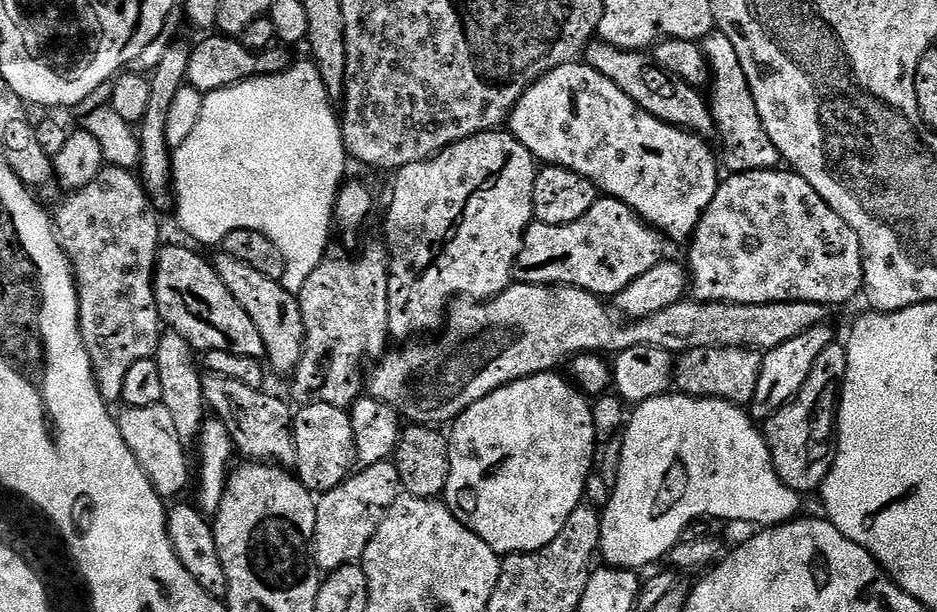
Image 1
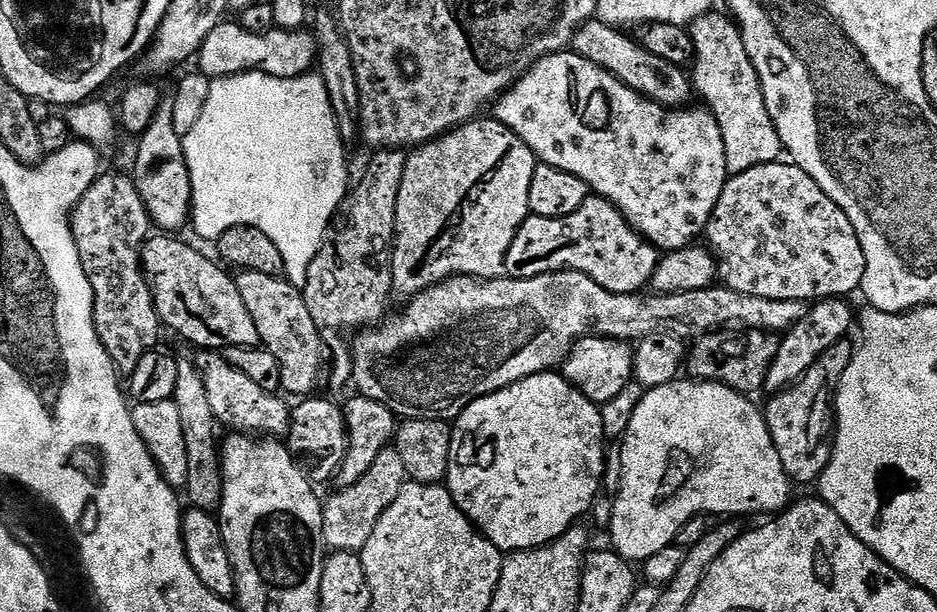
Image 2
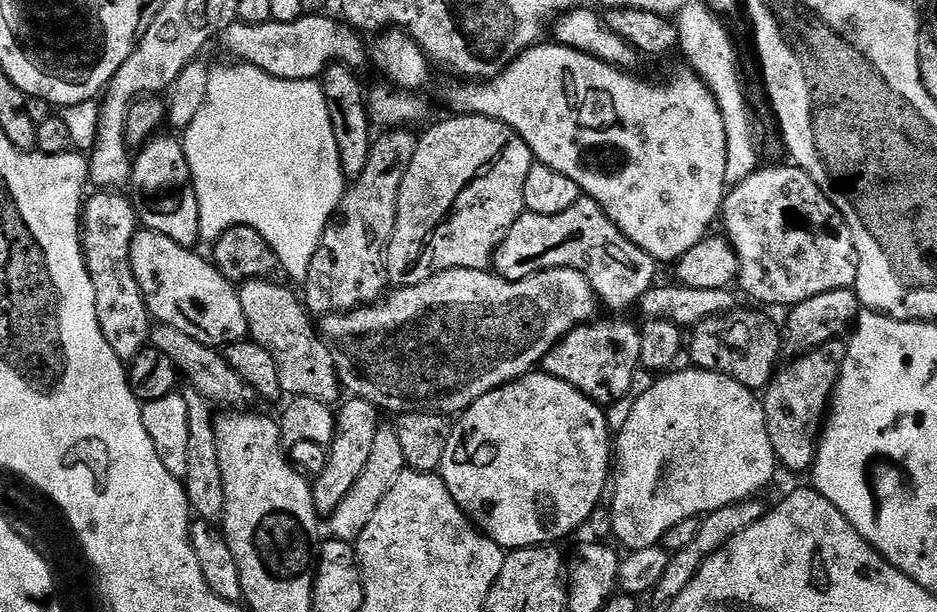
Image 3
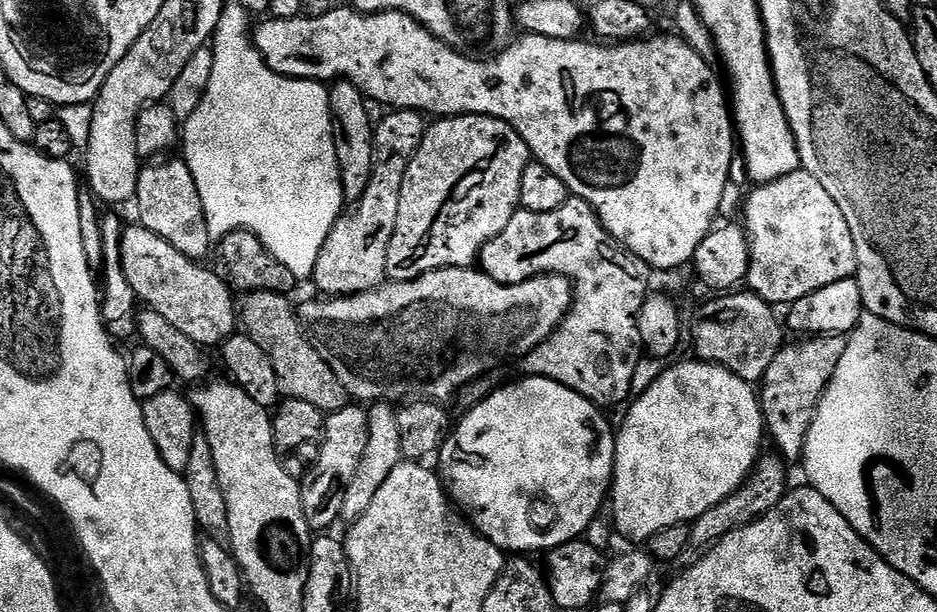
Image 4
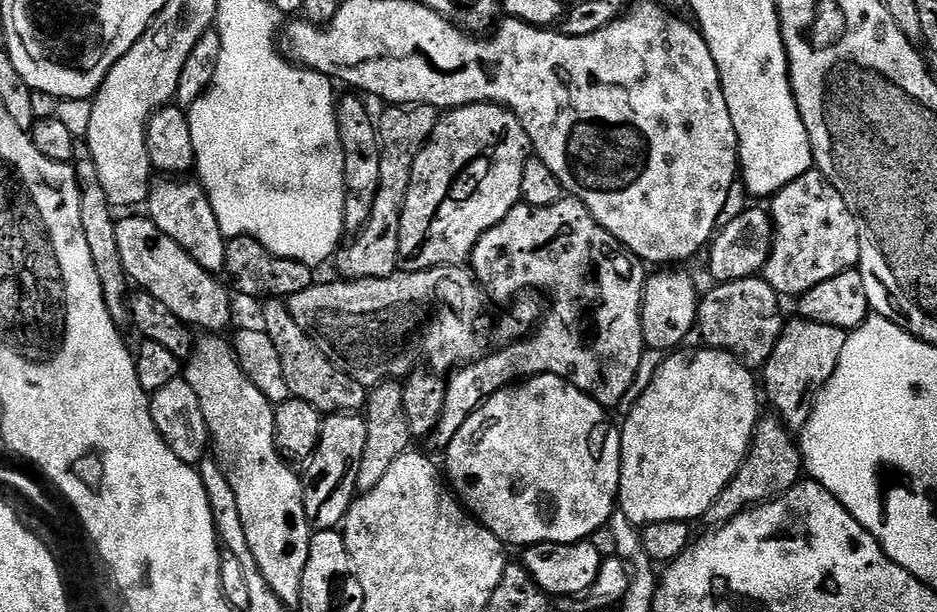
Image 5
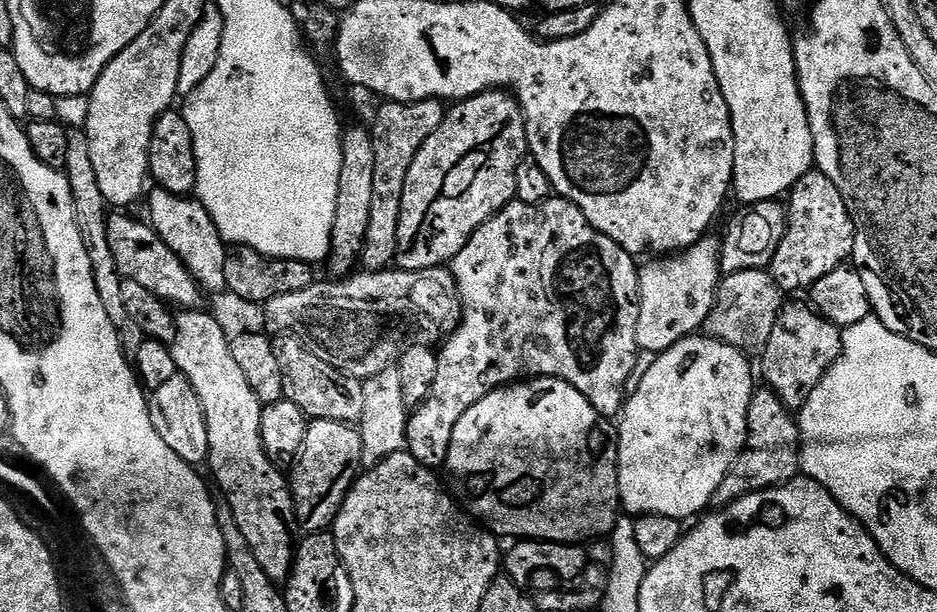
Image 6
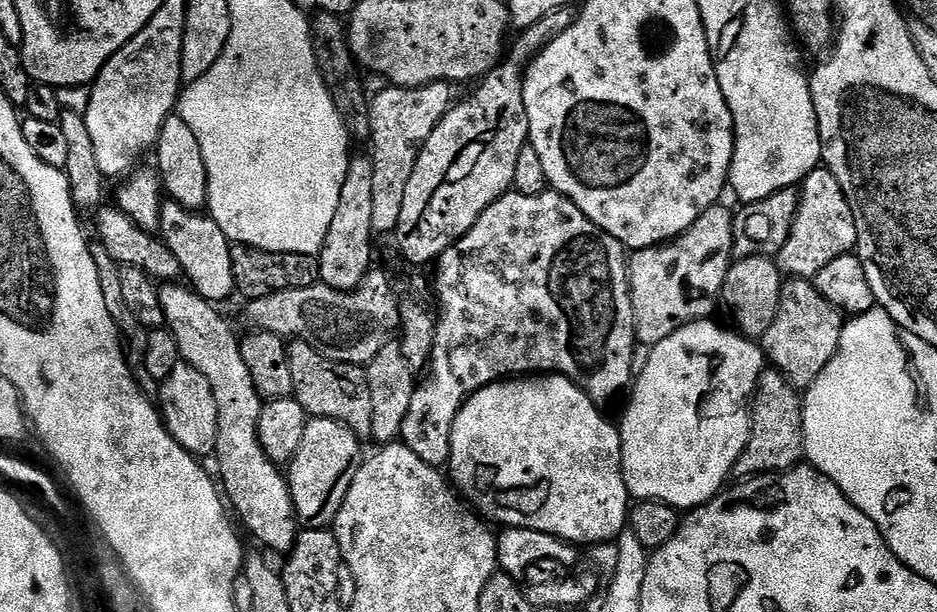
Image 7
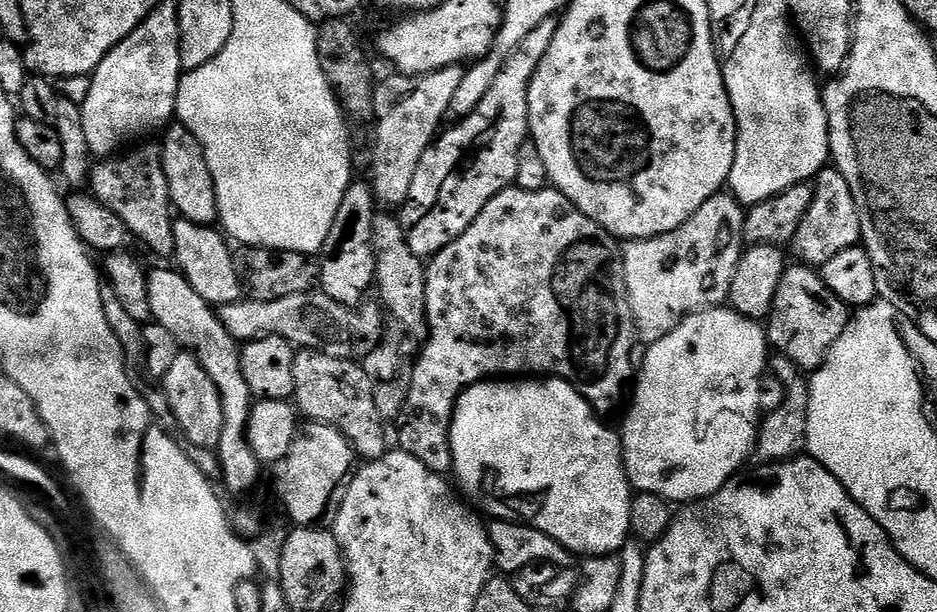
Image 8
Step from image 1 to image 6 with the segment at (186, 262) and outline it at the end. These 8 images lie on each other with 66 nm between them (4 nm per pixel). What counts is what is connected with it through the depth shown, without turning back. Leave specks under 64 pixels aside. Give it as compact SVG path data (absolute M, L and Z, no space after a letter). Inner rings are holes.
M116 210L108 218L110 250L114 250L114 262L118 262L121 275L129 280L145 284L148 290L169 305L181 304L179 306L181 309L195 309L199 305L196 303L200 300L202 288L188 267L178 258L178 254L174 254L174 250L170 250L170 246L166 246L166 242L157 234L151 223L124 215L128 214Z

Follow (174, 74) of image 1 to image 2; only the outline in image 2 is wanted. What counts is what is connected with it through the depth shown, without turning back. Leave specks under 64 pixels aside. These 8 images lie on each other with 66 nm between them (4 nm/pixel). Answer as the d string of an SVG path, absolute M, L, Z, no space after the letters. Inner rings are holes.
M161 99L152 121L138 138L136 165L130 175L142 202L148 211L148 219L156 224L161 233L176 234L179 228L189 223L192 215L192 183L184 161L184 141L174 130L171 99Z

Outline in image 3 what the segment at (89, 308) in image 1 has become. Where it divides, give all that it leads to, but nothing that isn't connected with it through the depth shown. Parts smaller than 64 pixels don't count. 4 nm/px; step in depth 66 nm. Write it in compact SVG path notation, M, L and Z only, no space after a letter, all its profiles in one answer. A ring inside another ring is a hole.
M96 190L82 208L82 243L88 273L96 287L98 322L118 358L131 362L149 343L154 327L142 290L130 266L130 246L138 231L138 208L120 190Z

